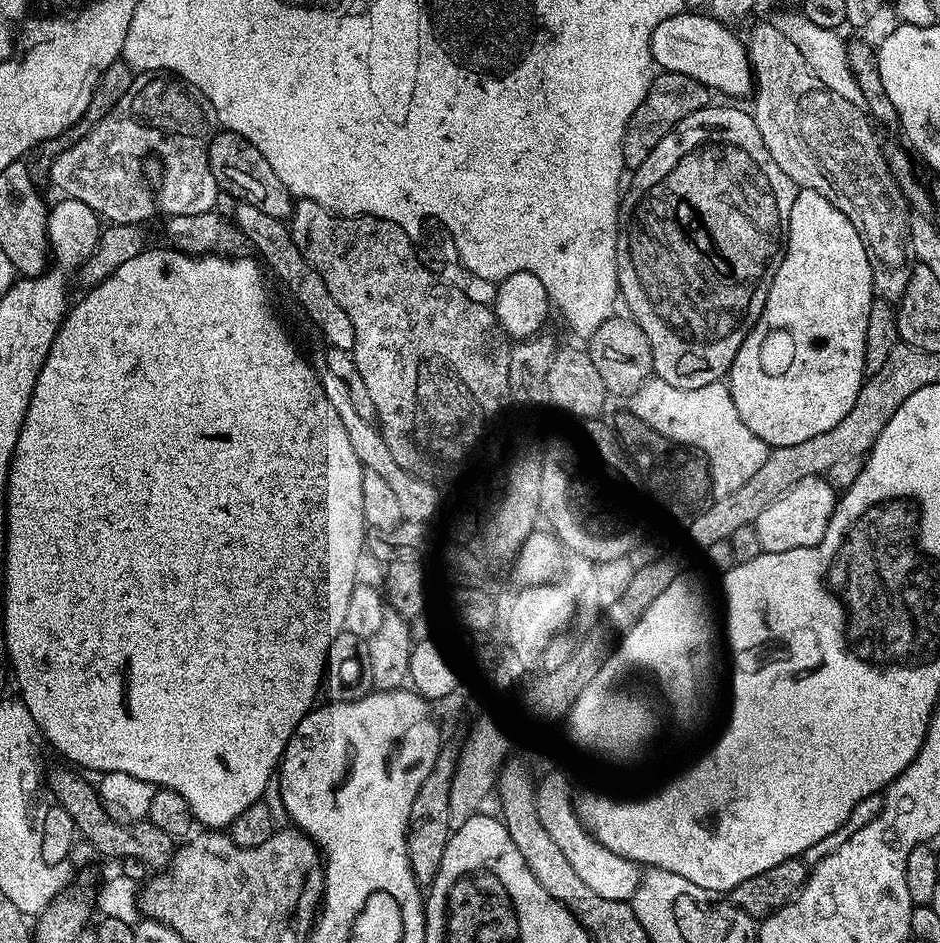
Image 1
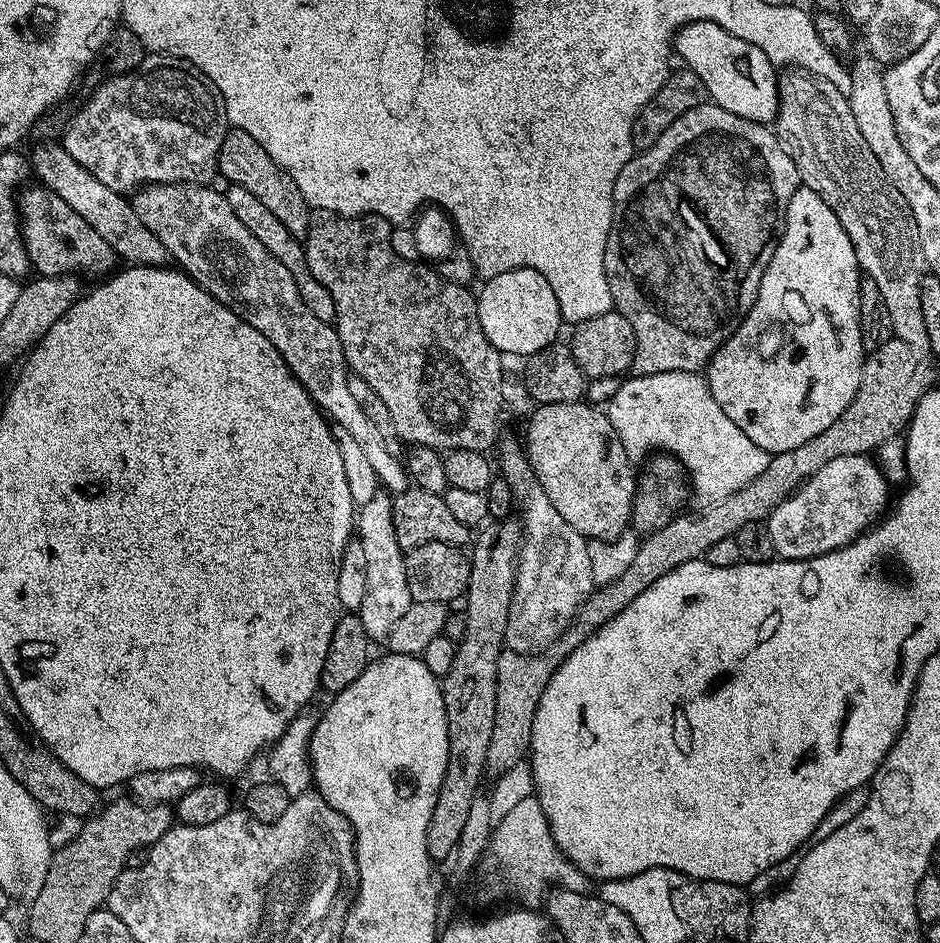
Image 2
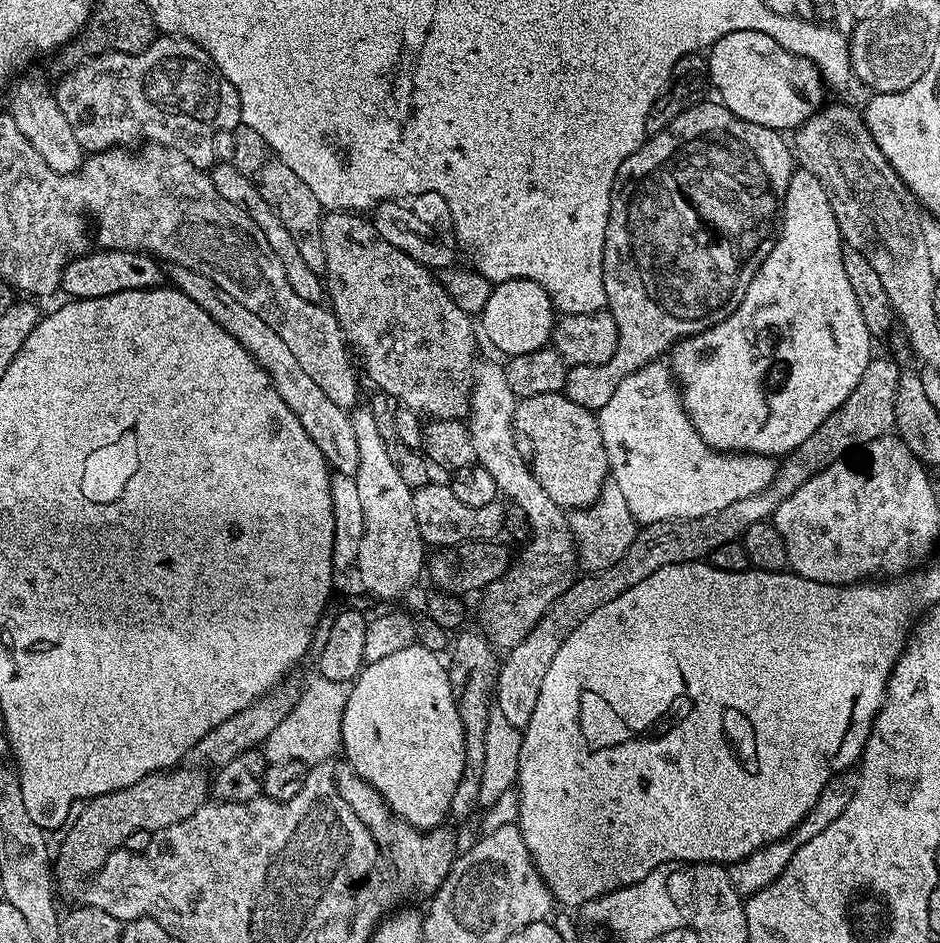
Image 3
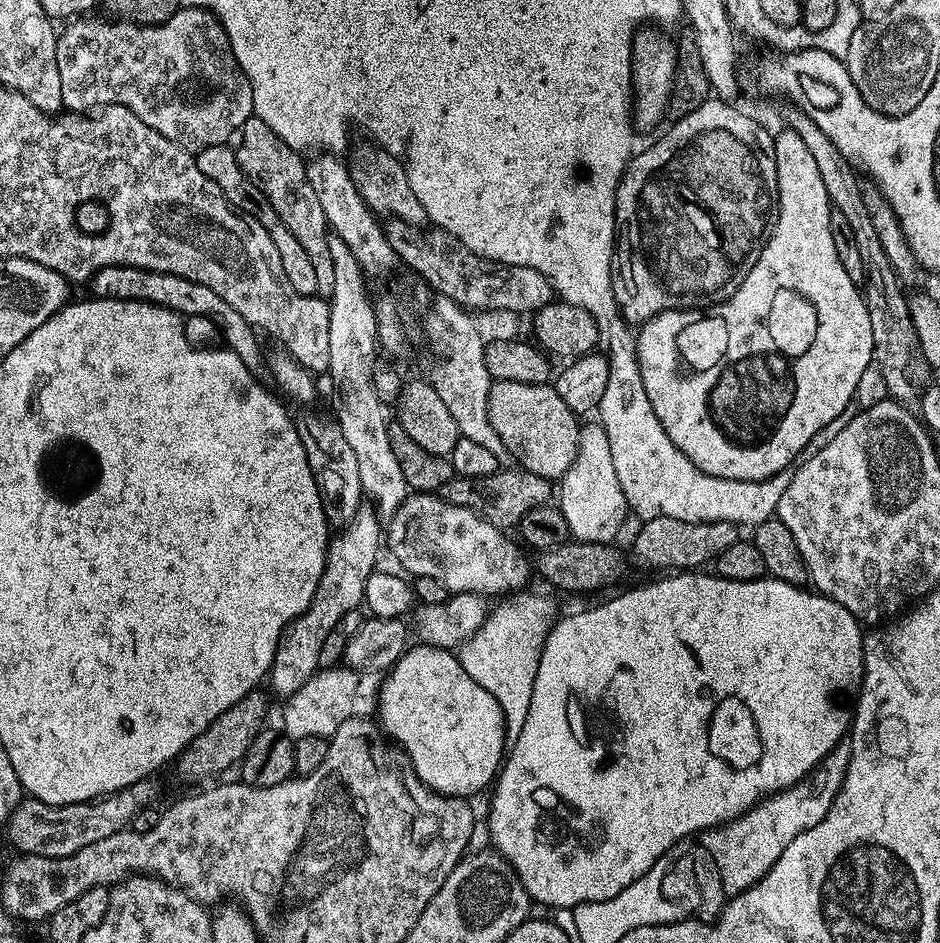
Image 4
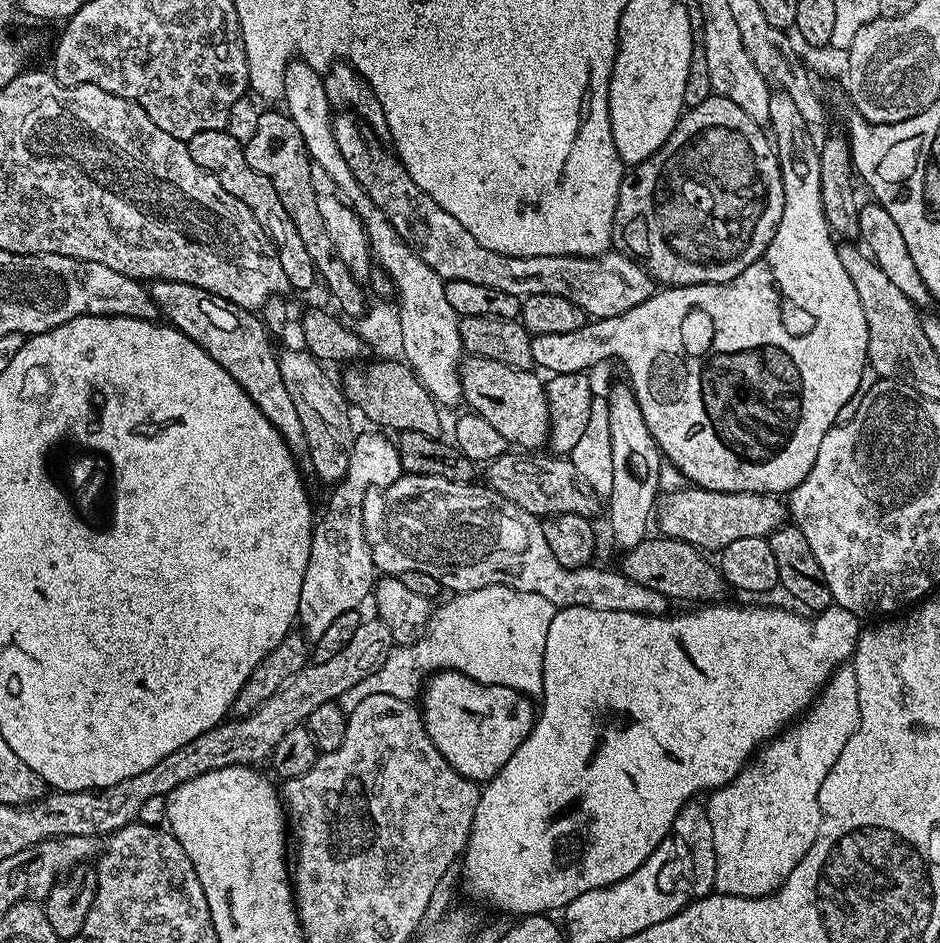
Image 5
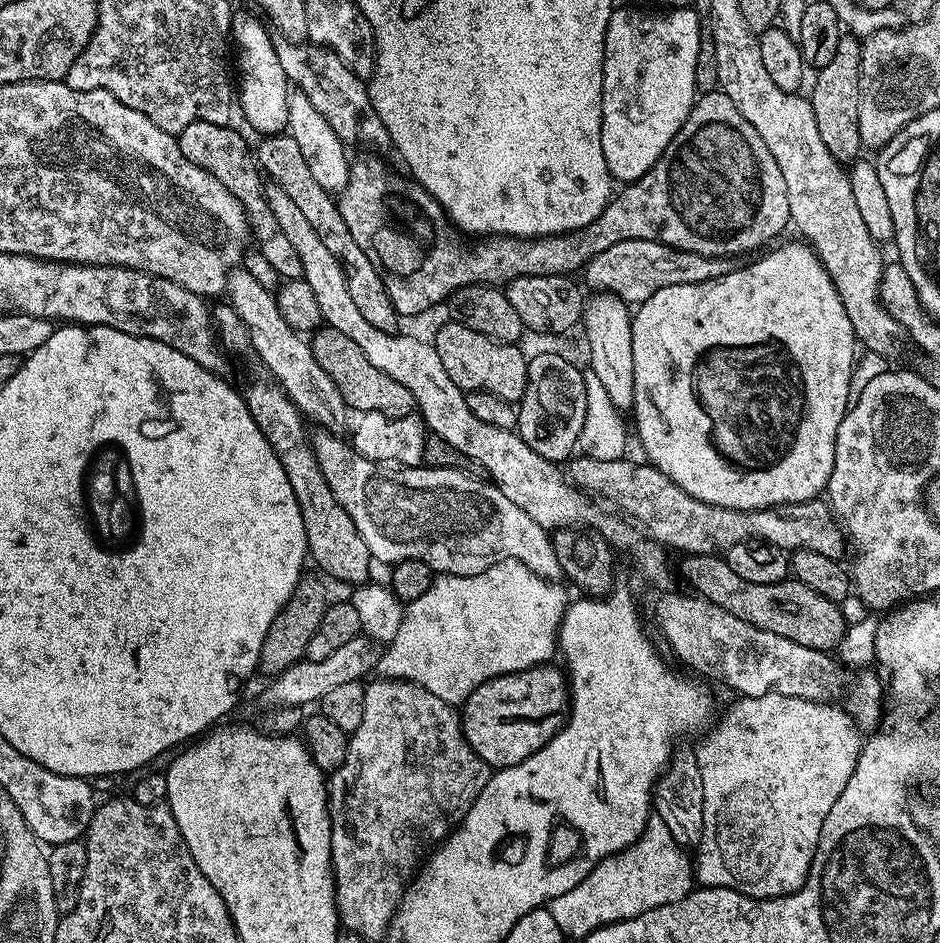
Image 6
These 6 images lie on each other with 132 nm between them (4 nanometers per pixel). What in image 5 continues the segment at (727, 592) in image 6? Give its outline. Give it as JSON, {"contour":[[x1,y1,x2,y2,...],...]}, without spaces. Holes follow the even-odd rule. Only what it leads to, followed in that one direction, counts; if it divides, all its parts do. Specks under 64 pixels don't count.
{"contour":[[656,534,623,553,624,561,618,564,618,568,626,578,638,582,638,586,650,586,650,590,658,590,658,594,662,594,670,602,676,602,676,600,723,601,724,592,726,593,724,577,721,576,719,567,715,563,708,564,704,556,707,555,692,544]]}

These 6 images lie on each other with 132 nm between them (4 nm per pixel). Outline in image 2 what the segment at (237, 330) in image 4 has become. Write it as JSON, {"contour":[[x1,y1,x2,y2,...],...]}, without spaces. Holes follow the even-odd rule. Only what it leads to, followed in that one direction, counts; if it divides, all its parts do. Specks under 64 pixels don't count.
{"contour":[[43,186,35,187,25,187,18,200,22,209,24,248,28,252,31,267,41,276,89,272,92,276,100,276,96,278,107,277,117,267,115,264,118,264,116,251,110,246,110,242,99,236,94,226,90,226,90,222,82,218,82,214,74,214,74,210,70,210,70,206,66,206,66,202,58,198,58,194]]}

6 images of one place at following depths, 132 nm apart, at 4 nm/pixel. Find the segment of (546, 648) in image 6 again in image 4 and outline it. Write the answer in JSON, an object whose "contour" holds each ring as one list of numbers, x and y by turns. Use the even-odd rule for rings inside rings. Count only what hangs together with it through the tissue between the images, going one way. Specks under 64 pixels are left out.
{"contour":[[524,594,505,599,508,601,497,608,495,605,480,629,458,649,466,674,470,674,482,690,488,690,498,706,502,706,504,731,509,741,516,740,518,734,522,734,522,722,526,722,526,714,530,711,540,655,557,615,555,606,546,597,520,595],[347,666,317,671,315,676,310,677,304,683,302,690,298,690,294,695,283,701,284,725,282,725,282,731,284,735,292,737,293,741,302,738,314,738,315,736,330,738,338,730,338,726,342,726,342,722,346,722,355,716,371,717,378,708,381,683,382,676,379,672,359,672,357,668]]}

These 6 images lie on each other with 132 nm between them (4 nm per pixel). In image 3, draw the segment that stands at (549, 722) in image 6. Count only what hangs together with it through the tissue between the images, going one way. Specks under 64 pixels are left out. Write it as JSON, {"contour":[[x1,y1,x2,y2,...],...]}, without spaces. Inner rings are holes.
{"contour":[[420,643,406,646,406,650,398,650,387,658,380,659,373,664,365,663,356,679,351,681,346,698,346,710,342,714,342,736,340,746,343,759,348,761,349,766,355,770,356,775,364,781,369,789,376,791,375,795,388,805,393,816,403,823,421,830,438,828,445,823,450,810,450,798,454,798,454,790,458,790,458,778,462,778,466,766,466,742,462,730,462,718,458,718,458,706,450,686,447,667,440,660,441,657,435,652,424,649]]}

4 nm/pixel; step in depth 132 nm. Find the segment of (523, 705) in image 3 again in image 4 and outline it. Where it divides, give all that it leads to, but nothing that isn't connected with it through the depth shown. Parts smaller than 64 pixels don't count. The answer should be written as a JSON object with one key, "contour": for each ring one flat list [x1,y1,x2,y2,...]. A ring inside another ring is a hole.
{"contour":[[654,518,643,521,639,525,636,537,632,540,632,556,640,564,645,564,648,568,664,568,660,570,700,570,711,565,722,554,722,550,727,550,734,546,734,542,741,539,742,532,731,520,707,520,706,522,682,522,678,518]]}

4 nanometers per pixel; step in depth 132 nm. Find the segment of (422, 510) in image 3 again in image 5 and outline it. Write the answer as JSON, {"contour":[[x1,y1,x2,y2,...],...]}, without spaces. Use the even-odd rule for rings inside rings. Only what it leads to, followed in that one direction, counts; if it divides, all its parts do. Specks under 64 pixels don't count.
{"contour":[[509,450,486,464,482,472,483,483,514,506,537,518,556,516,559,512,595,517,598,497,592,487,580,477,578,470,574,470,571,459,555,454,540,455,544,454,525,454,520,450]]}

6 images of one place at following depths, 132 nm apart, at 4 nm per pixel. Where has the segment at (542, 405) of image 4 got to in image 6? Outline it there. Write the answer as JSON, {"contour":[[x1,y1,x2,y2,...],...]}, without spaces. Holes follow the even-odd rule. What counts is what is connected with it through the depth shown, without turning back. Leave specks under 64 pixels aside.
{"contour":[[462,322,455,323,442,325,434,337,438,358,442,358,442,366,446,374,450,374,454,386,466,394,489,392,504,401,519,402,526,390,530,371,529,357,524,357,523,350,516,344,502,344,478,330,470,330]]}

